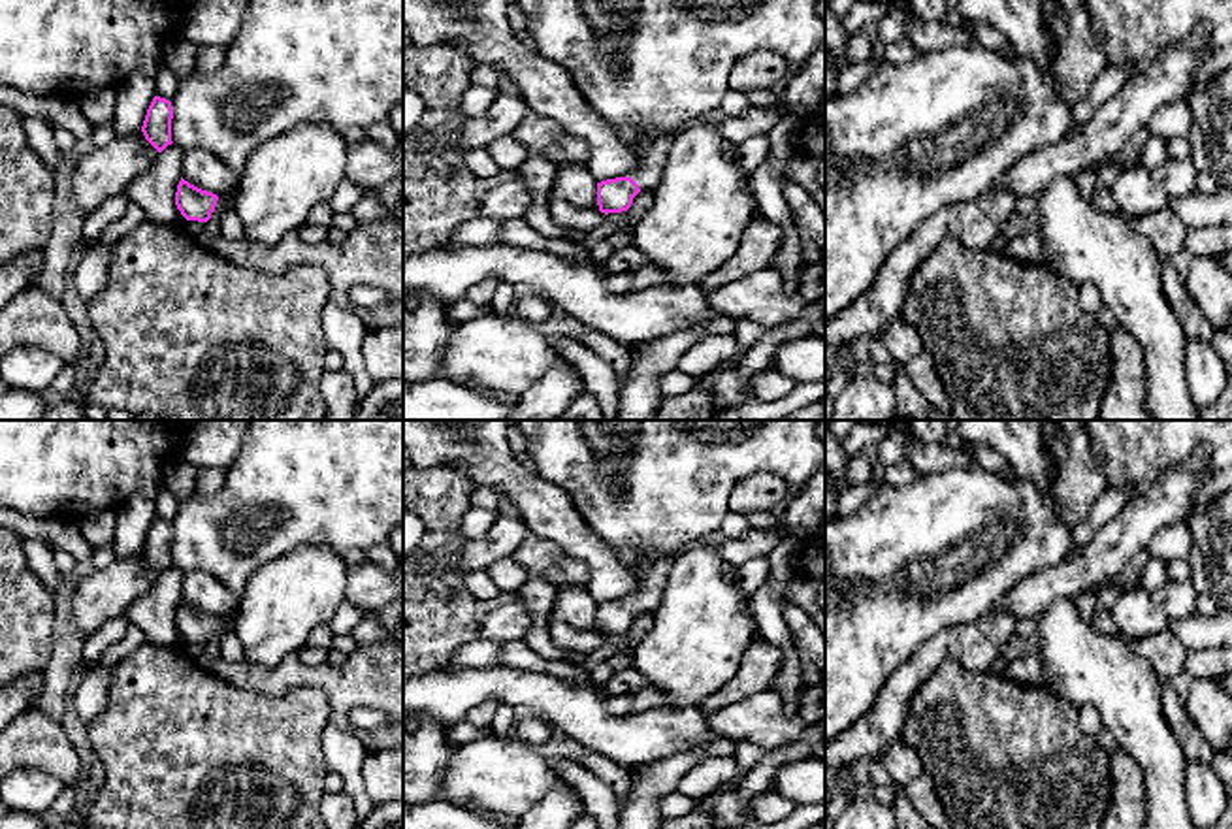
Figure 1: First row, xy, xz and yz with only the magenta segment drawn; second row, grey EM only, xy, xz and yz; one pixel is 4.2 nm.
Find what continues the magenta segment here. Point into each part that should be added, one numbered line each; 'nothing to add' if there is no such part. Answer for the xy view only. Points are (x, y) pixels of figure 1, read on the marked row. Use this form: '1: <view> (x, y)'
1: xy (225, 204)

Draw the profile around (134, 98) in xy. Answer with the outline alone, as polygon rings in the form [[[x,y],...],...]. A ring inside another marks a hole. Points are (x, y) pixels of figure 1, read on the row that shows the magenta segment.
[[[132,75],[122,87],[119,87],[113,117],[115,138],[141,130],[154,96],[154,79],[149,75]]]

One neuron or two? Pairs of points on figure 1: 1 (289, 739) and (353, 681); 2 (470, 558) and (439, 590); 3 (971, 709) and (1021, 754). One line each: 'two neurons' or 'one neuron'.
1: two neurons
2: two neurons
3: one neuron

